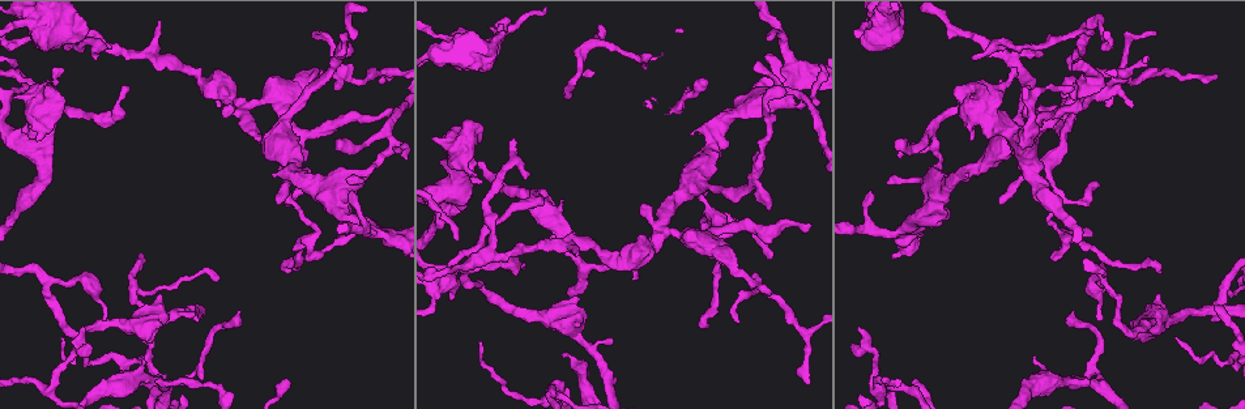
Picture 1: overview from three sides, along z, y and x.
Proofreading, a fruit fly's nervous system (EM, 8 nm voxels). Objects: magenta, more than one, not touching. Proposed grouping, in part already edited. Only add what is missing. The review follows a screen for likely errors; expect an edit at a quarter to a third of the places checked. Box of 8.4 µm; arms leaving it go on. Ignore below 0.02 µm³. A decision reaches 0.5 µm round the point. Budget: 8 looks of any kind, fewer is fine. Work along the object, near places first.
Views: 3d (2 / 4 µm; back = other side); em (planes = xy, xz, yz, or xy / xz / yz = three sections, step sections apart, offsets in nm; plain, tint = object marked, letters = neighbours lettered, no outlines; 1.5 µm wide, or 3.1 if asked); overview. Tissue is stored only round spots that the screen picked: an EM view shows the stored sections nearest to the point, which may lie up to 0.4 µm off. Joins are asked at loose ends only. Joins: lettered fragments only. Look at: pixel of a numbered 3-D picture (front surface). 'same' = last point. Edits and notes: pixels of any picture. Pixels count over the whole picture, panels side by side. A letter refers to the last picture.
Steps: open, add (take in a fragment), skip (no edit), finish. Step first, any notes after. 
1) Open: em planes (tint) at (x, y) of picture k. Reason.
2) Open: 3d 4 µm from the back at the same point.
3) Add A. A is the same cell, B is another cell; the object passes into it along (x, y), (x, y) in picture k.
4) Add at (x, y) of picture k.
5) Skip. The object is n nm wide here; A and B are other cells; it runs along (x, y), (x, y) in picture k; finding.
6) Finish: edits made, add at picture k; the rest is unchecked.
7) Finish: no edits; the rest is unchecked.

Open: em planes (letters) at (505, 35) of picture 1.

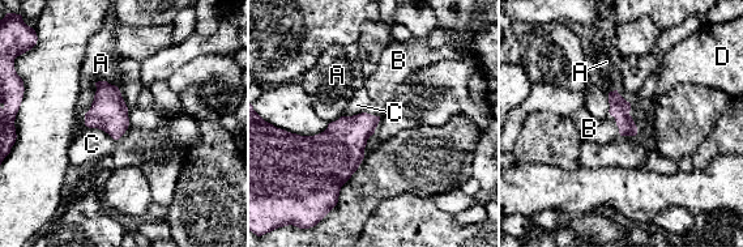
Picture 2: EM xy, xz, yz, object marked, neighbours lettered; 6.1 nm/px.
Add B. B is the same cell, A, C and D are other cells; the object passes into it along (619, 107), (616, 124), (589, 128) in picture 2; it goes on there.

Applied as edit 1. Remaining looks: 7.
Open: overview.

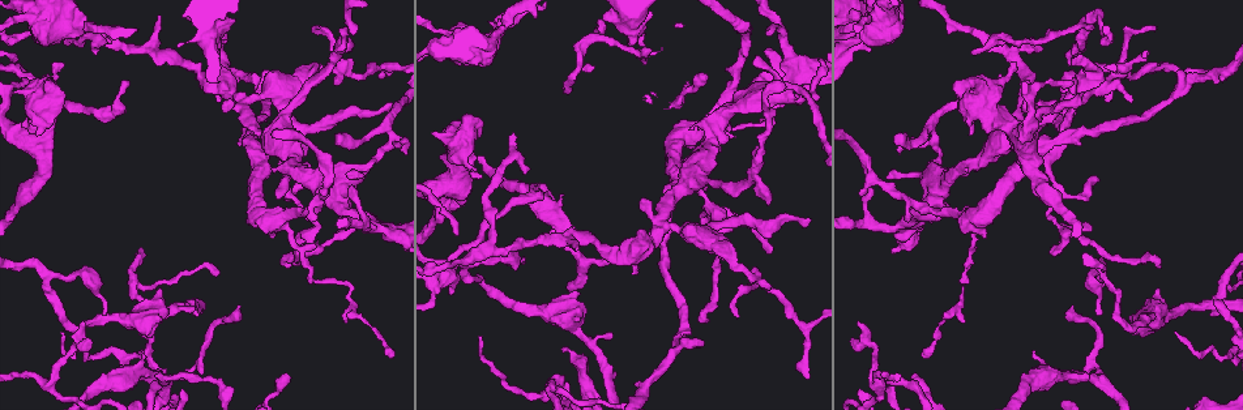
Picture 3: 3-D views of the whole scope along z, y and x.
Open: 3d 2 µm at (97, 54) of picture 3. Branch stops here.

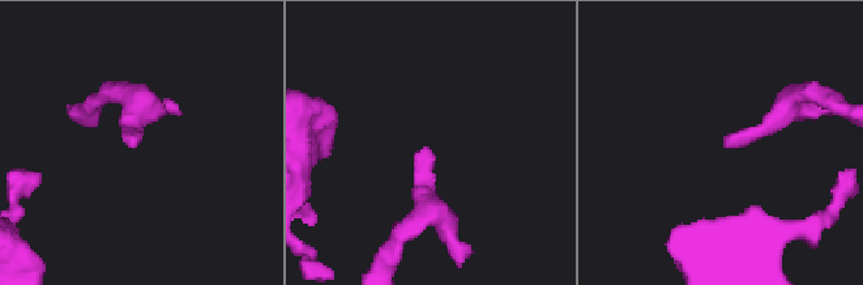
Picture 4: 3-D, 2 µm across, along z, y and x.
Open: em planes (letters) at (137, 143) of picture 4.

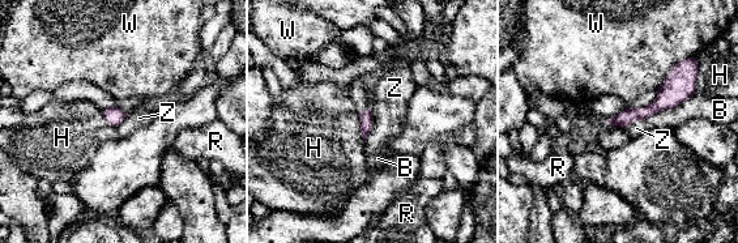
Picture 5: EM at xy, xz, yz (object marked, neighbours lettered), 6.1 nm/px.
Skip. B, H, R, W and Z are other cells; no lettered fragment goes on from it.

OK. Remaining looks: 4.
Open: 3d 2 µm from the back at (1131, 102) of picture 3. An open end.

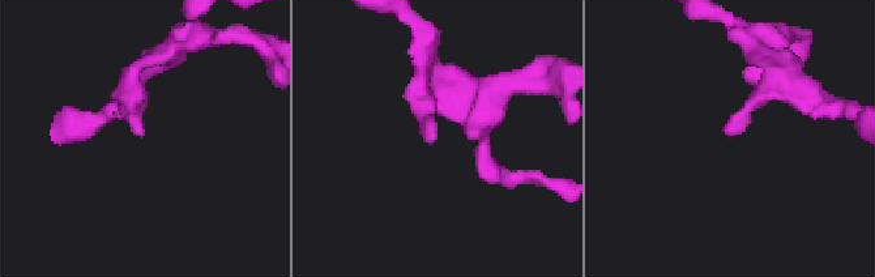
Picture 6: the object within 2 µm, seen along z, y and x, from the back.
Open: em planes (tint) at (141, 130) of picture 6.

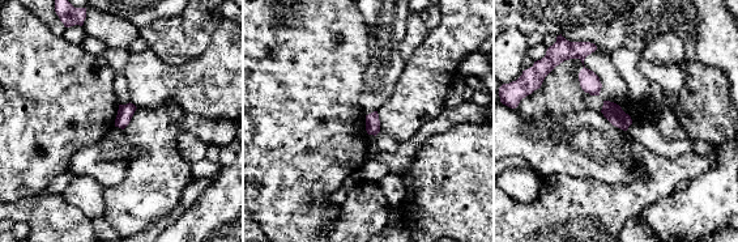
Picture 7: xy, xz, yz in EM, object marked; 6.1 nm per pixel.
Open: em planes (letters) at the same point.

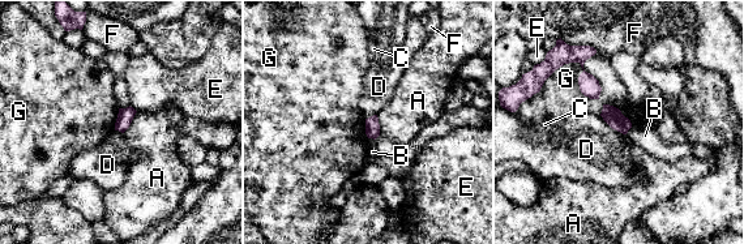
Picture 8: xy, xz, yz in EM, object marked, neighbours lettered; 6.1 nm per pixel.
Skip. The object is 100 nm wide here; A, B, C, D, E, F and G are other cells; a border runs along (534, 94), (578, 63), (590, 98) in picture 8; none of them fits.

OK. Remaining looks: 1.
Finish: edits made, add at picture 2; the rest is unchecked.

